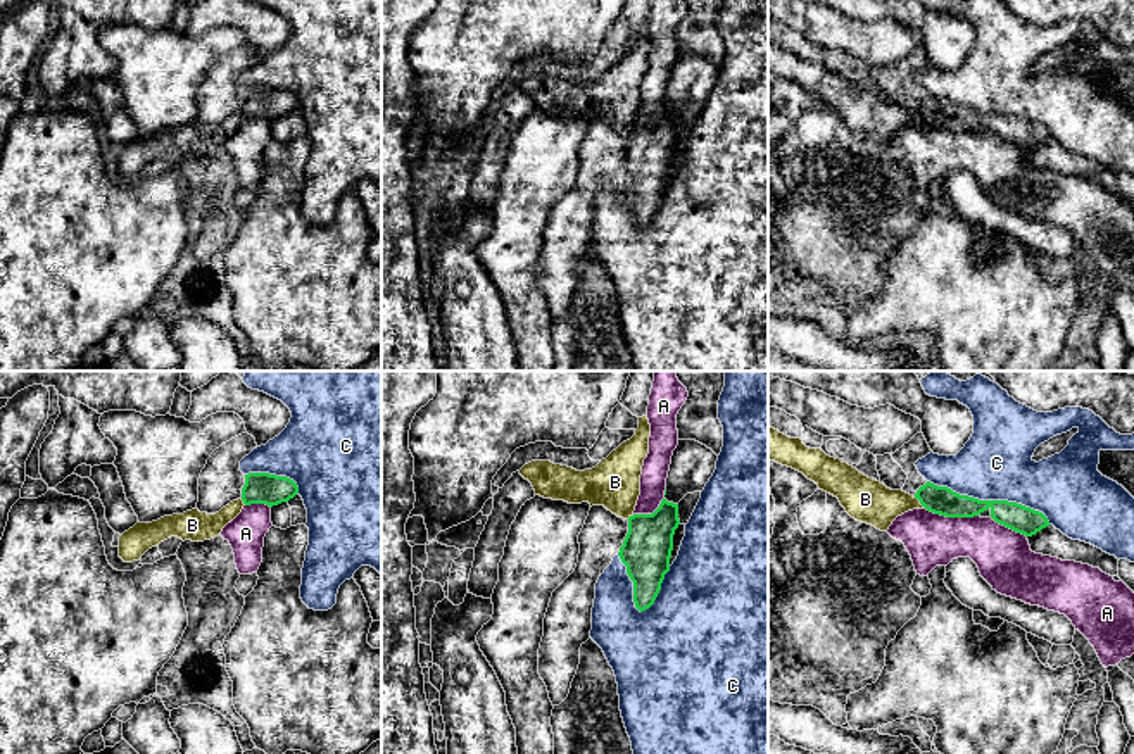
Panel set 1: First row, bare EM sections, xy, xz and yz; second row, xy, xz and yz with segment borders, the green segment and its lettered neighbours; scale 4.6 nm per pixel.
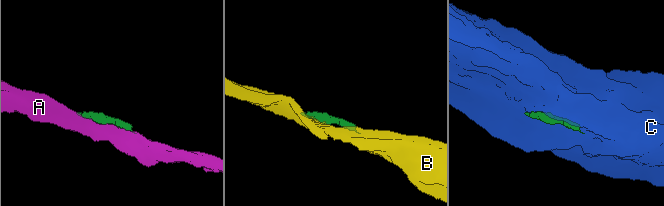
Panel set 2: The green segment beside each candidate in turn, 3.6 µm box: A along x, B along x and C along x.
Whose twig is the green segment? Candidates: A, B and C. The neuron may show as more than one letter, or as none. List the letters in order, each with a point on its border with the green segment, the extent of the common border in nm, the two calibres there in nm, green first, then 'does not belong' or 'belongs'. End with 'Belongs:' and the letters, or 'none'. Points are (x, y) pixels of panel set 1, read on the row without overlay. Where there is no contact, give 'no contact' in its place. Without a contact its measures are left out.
A: contact yz (951, 130); length 260 nm; calibres 130 and 240 nm; does not belong
B: contact yz (920, 116); length 80 nm; calibres 130 and 200 nm; does not belong
C: contact yz (989, 114); length 600 nm; calibres 130 and 340 nm; does not belong
Belongs: none

